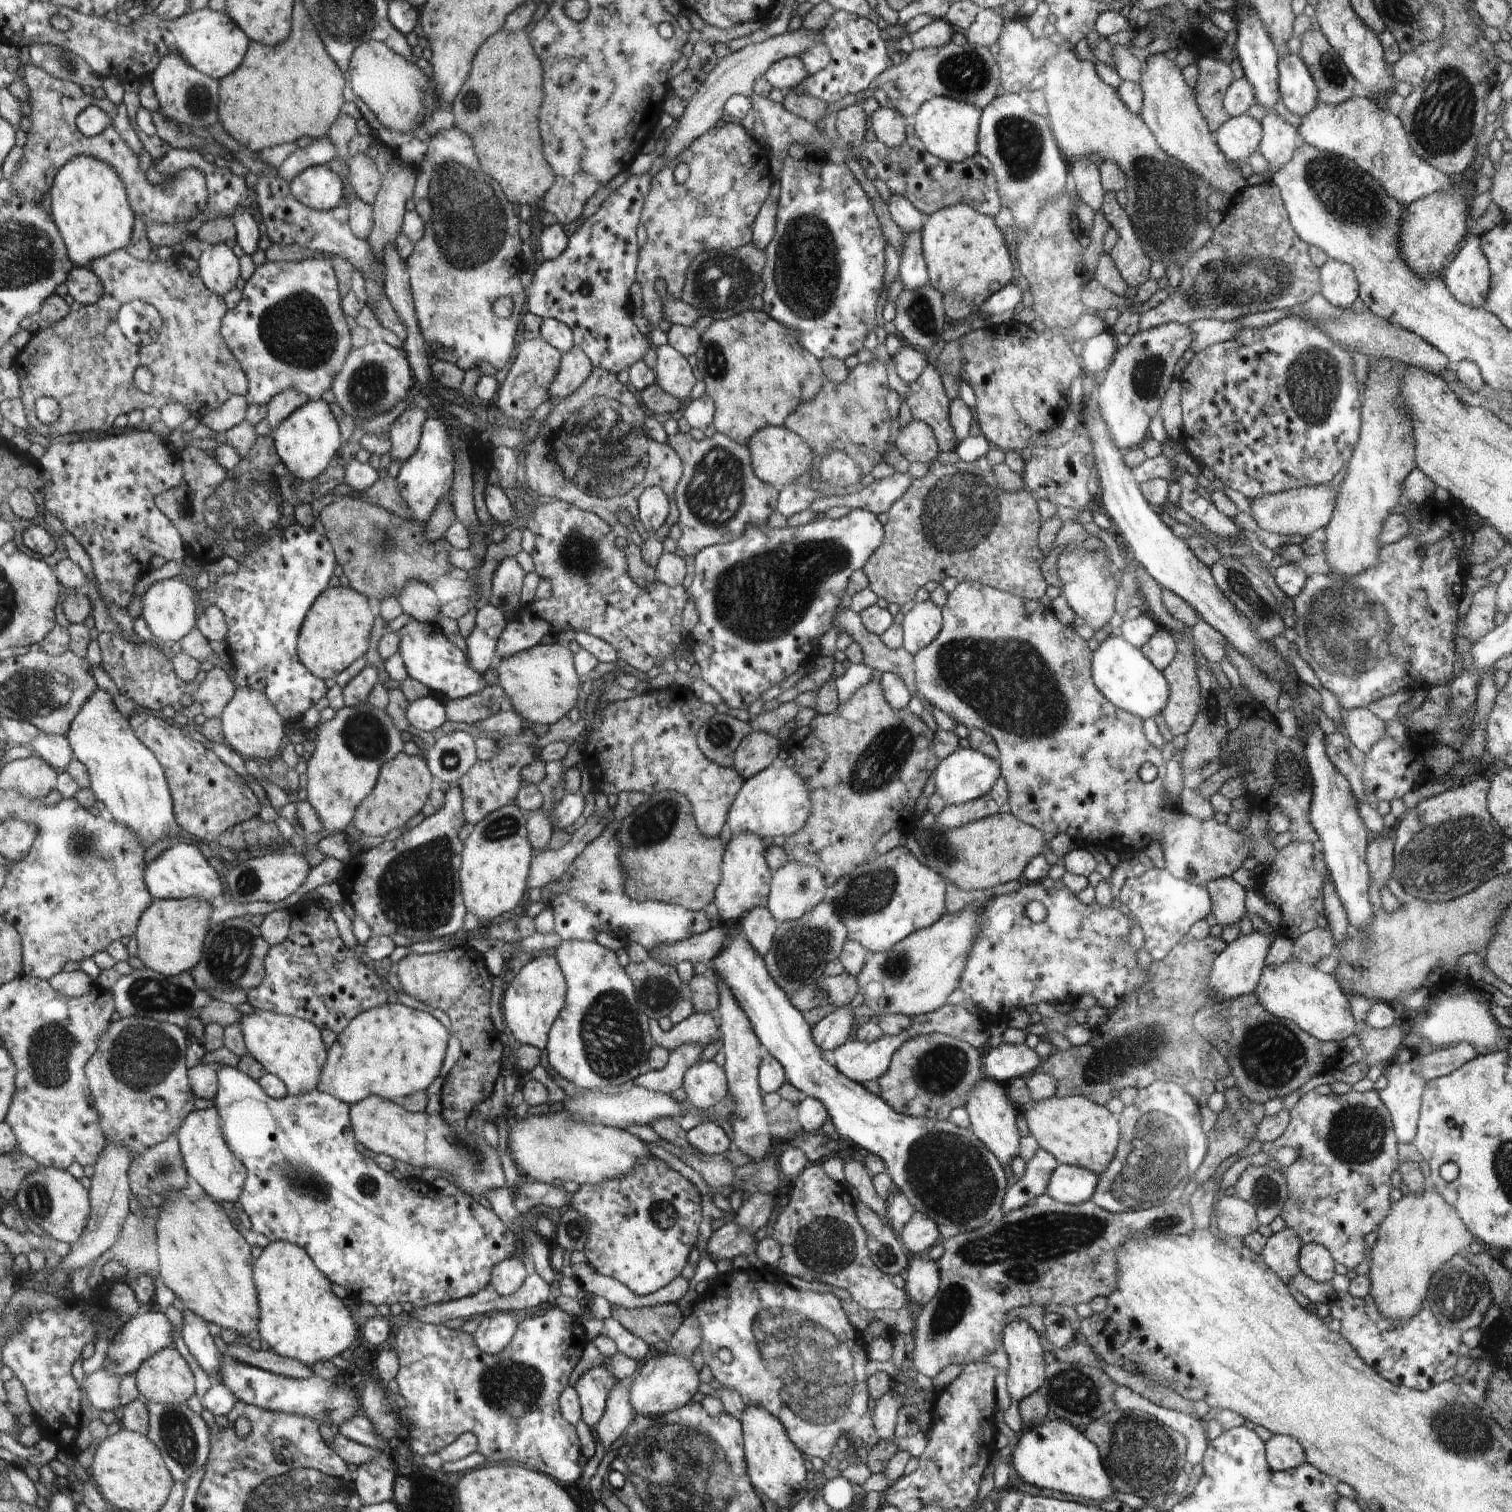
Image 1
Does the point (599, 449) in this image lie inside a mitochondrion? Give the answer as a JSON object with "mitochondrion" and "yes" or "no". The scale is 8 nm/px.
{"mitochondrion":"yes"}

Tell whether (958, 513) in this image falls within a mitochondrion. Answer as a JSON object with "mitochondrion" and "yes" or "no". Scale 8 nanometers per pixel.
{"mitochondrion":"yes"}

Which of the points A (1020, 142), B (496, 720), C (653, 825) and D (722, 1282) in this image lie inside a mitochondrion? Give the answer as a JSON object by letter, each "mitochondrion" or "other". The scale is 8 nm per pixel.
{"A":"mitochondrion","B":"other","C":"mitochondrion","D":"other"}

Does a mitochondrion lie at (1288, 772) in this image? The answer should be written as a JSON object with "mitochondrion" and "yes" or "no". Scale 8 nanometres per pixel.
{"mitochondrion":"yes"}

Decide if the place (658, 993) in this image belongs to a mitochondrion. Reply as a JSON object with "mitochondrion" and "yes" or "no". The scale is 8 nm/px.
{"mitochondrion":"yes"}

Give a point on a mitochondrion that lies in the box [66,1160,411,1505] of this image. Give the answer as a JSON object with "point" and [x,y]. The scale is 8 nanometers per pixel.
{"point":[178,1439]}

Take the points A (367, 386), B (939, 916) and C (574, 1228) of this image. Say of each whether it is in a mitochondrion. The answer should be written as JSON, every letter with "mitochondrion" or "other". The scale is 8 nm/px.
{"A":"mitochondrion","B":"other","C":"mitochondrion"}

